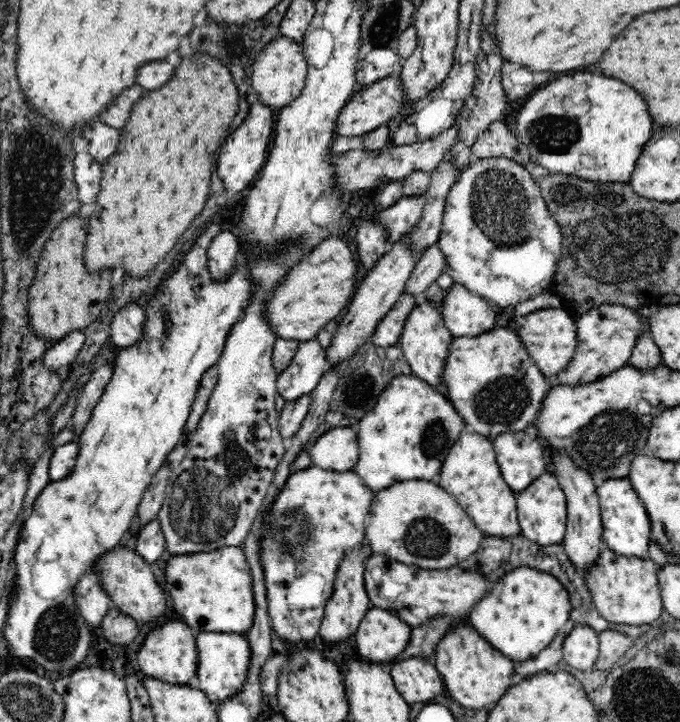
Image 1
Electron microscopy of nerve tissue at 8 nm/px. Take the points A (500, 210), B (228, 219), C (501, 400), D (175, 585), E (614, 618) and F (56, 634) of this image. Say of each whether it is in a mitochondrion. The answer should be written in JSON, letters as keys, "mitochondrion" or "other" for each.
{"A":"mitochondrion","B":"other","C":"mitochondrion","D":"other","E":"other","F":"mitochondrion"}

